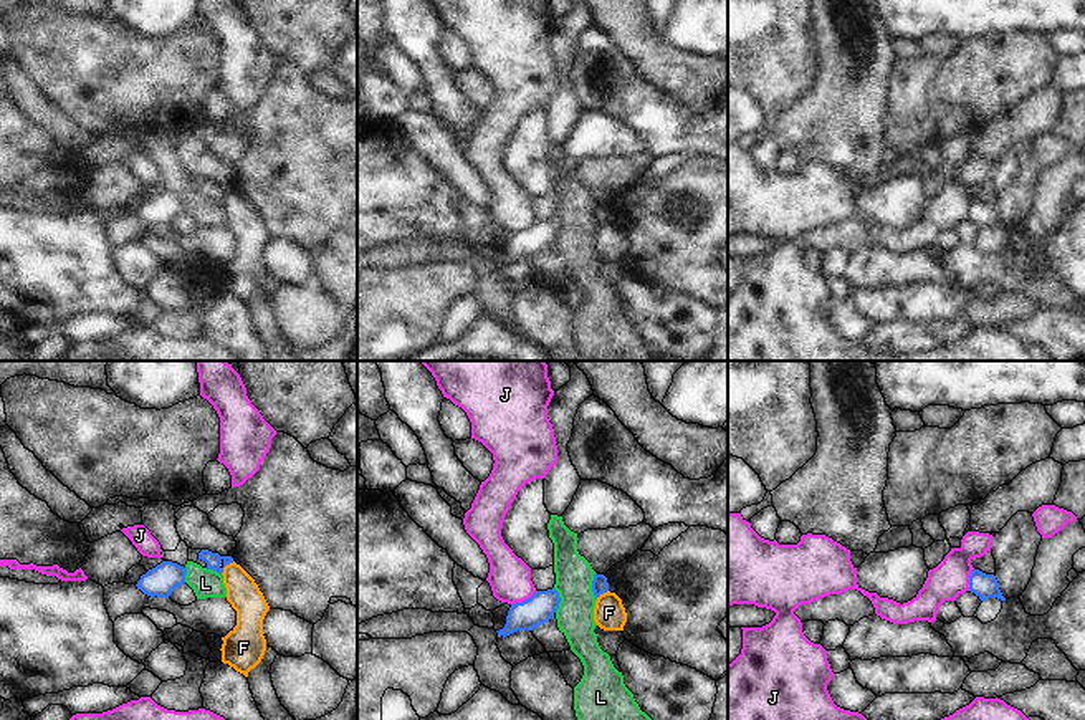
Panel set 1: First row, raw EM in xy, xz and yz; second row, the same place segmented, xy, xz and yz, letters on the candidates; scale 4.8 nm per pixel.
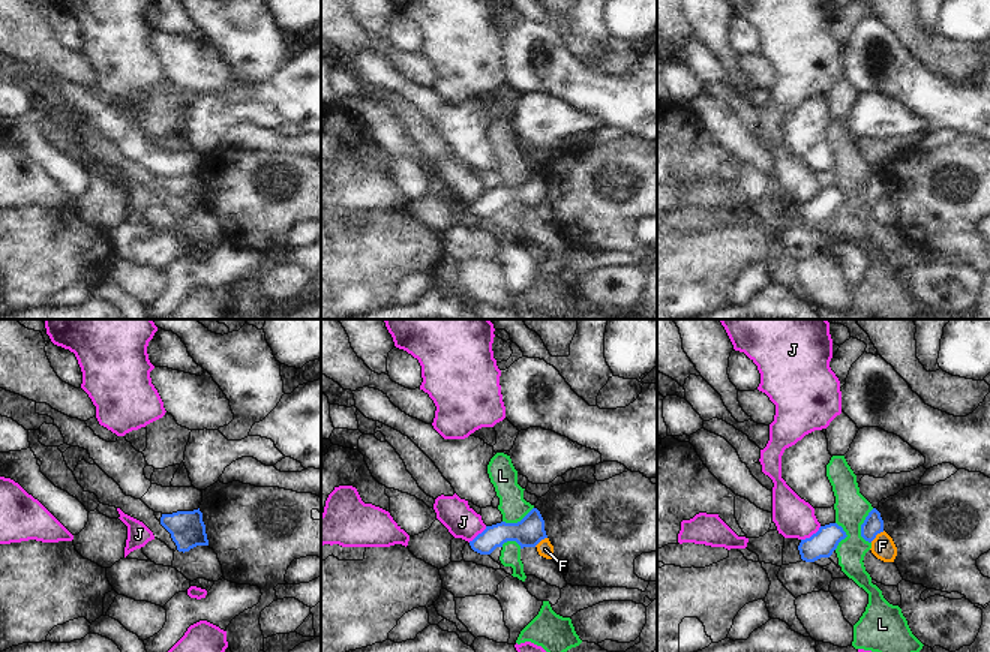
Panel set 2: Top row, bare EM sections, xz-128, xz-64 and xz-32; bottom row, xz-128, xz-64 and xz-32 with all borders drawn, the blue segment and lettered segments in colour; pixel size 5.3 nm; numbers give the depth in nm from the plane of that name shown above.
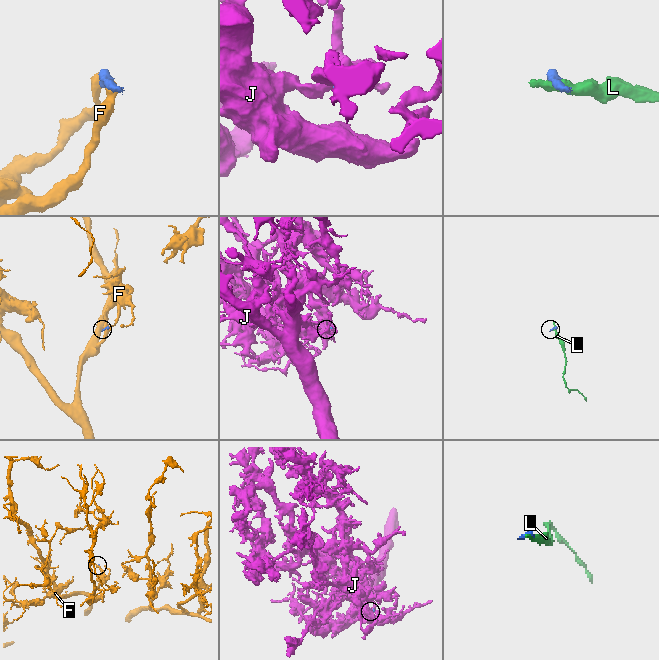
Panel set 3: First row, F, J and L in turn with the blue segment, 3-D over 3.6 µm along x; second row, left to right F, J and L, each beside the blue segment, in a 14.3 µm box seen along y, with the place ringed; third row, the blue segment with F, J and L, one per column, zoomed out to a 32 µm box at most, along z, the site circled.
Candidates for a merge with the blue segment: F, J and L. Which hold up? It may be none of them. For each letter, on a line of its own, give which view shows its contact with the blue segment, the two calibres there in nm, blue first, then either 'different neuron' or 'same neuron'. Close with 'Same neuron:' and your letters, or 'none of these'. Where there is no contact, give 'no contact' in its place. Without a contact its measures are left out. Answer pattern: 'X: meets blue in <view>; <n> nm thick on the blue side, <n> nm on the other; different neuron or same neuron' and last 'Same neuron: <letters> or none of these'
F: meets blue in xy; 70 nm thick on the blue side, 160 nm on the other; different neuron
J: meets blue in xz; 150 nm thick on the blue side, 200 nm on the other; different neuron
L: meets blue in xz; 80 nm thick on the blue side, 190 nm on the other; different neuron
Same neuron: none of these

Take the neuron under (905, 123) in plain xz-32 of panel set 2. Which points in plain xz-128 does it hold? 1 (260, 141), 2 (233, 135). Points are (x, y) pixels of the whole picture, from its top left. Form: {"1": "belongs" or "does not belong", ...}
{"1": "does not belong", "2": "does not belong"}

